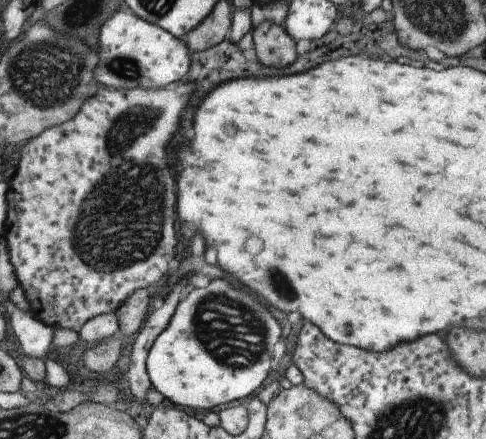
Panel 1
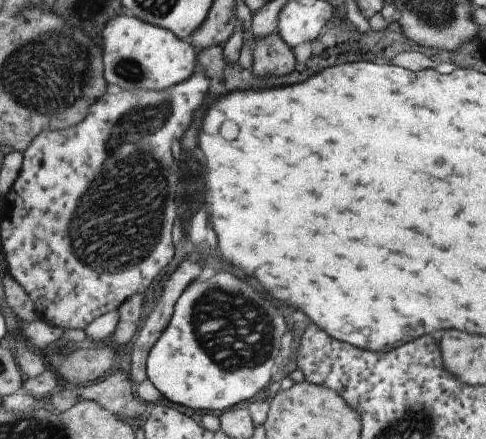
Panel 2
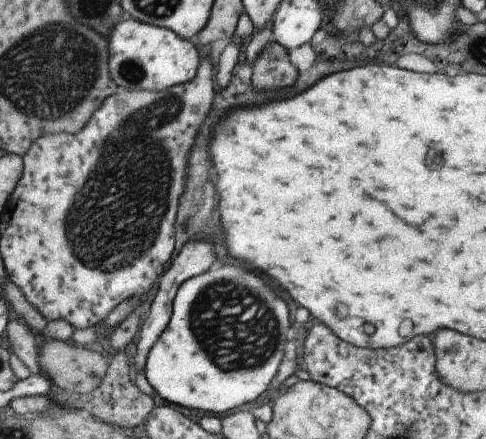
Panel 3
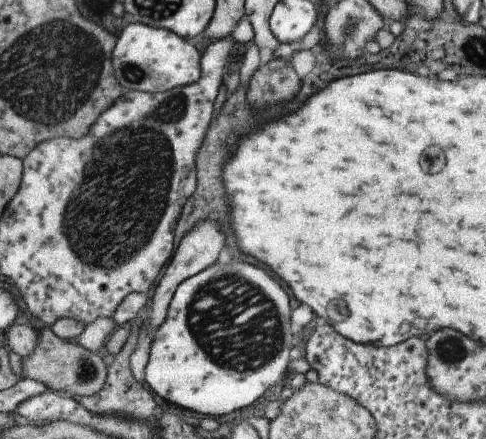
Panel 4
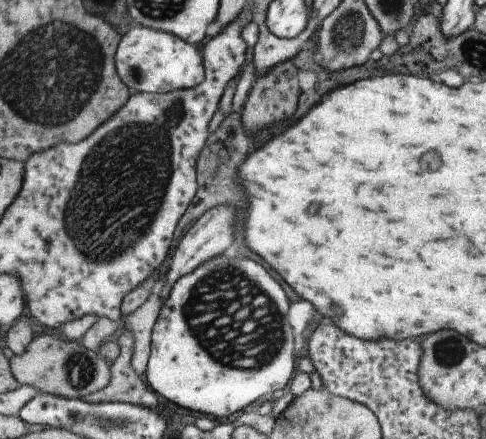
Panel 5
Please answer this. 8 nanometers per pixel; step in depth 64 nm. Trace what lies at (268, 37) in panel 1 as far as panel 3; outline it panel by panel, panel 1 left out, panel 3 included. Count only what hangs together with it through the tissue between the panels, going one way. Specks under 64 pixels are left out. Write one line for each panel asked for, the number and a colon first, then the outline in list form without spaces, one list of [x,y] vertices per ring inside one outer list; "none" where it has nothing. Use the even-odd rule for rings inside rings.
2: [[[279,32],[255,40],[253,52],[255,52],[253,70],[261,78],[289,76],[297,68],[297,56],[293,54],[293,48],[283,40]]]
3: [[[271,44],[257,60],[251,76],[255,90],[279,90],[299,82],[299,68],[293,66],[289,50],[281,44]]]

